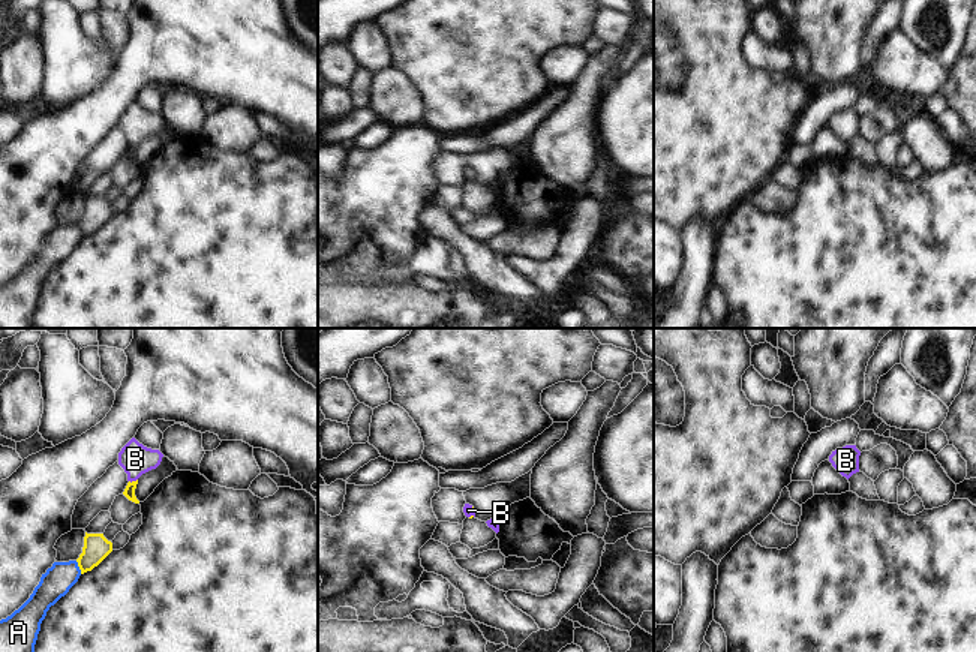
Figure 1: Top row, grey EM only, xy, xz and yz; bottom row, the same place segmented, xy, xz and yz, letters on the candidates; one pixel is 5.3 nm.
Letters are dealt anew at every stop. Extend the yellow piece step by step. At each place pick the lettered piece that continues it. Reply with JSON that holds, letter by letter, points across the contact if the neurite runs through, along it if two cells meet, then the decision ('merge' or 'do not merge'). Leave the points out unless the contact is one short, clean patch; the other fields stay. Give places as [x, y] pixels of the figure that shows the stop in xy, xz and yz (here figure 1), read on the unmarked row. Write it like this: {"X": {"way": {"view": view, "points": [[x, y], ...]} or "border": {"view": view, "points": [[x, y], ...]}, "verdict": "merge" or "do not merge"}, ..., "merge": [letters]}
{"A": {"verdict": "do not merge"}, "B": {"way": {"view": "xy", "points": [[129, 156], [132, 146], [135, 123]]}, "verdict": "merge"}, "merge": ["B"]}

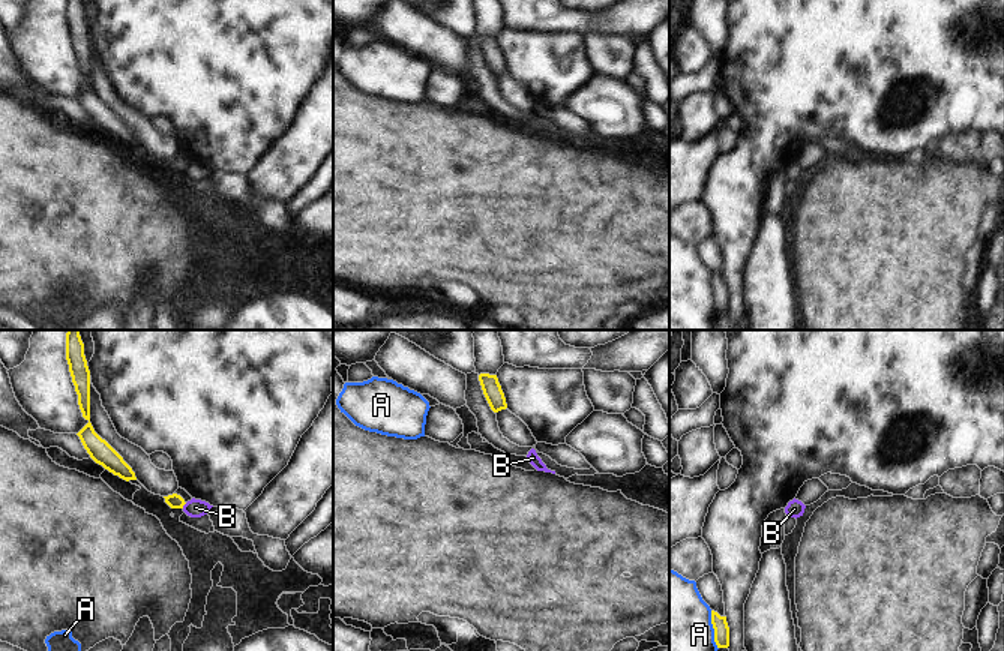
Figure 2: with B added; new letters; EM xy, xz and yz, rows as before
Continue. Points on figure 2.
{"A": {"verdict": "do not merge"}, "B": {"border": {"view": "xy", "points": [[186, 167], [182, 171]]}, "verdict": "do not merge"}, "merge": []}

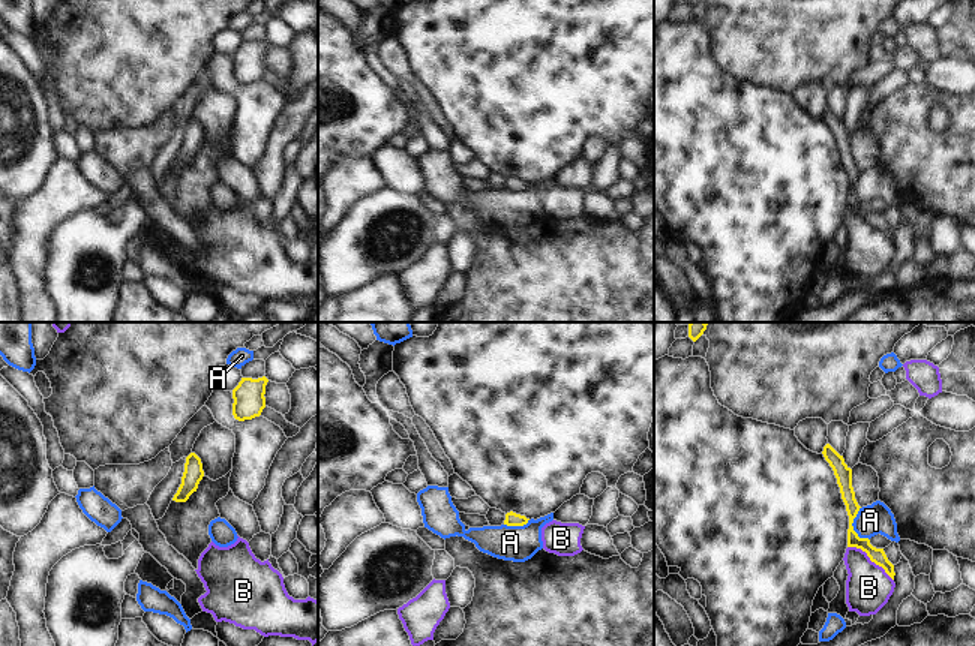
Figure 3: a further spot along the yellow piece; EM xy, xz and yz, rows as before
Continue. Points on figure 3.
{"A": {"border": {"view": "yz", "points": [[860, 171], [852, 194], [860, 201], [869, 204]]}, "verdict": "do not merge"}, "B": {"border": {"view": "yz", "points": [[848, 210], [861, 213], [893, 245]]}, "verdict": "do not merge"}, "merge": []}

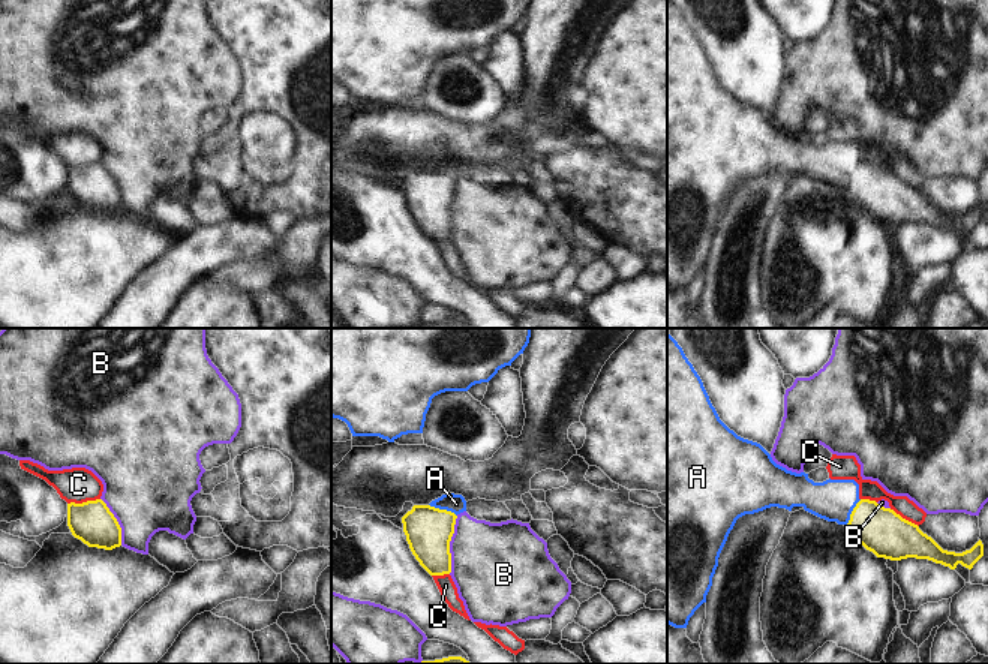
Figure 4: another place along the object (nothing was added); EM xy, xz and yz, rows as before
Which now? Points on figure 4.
{"A": {"way": {"view": "xz", "points": [[428, 194], [443, 174], [456, 168]]}, "verdict": "merge"}, "B": {"verdict": "do not merge"}, "C": {"verdict": "do not merge"}, "merge": ["A"]}

